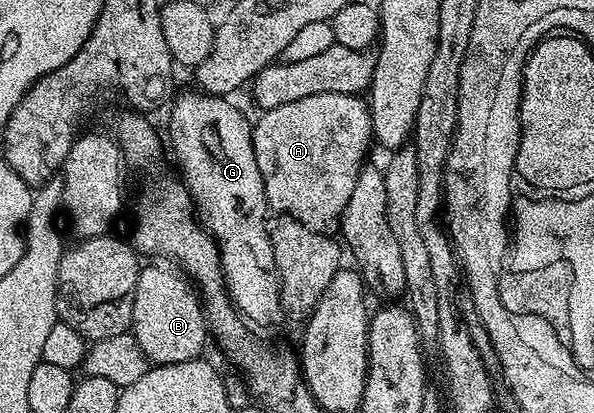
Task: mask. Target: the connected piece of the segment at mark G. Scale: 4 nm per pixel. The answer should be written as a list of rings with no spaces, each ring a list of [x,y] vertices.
[[[193,90],[194,92],[186,92],[183,96],[175,95],[173,97],[174,105],[170,108],[170,144],[174,147],[174,156],[178,159],[178,164],[182,167],[180,179],[186,186],[187,192],[190,193],[191,200],[194,201],[198,223],[202,225],[210,234],[211,240],[214,241],[220,254],[220,262],[222,263],[222,277],[226,283],[226,293],[230,296],[230,303],[238,309],[239,313],[251,325],[259,324],[262,328],[270,328],[273,324],[278,324],[284,320],[284,315],[281,308],[281,290],[278,282],[278,274],[276,268],[276,258],[273,257],[273,242],[271,240],[271,229],[266,226],[265,212],[268,212],[266,202],[266,191],[264,190],[264,182],[260,174],[260,166],[256,166],[256,154],[254,153],[254,138],[252,135],[252,124],[246,116],[234,104],[229,104],[229,99],[221,96],[207,96],[201,90]]]

